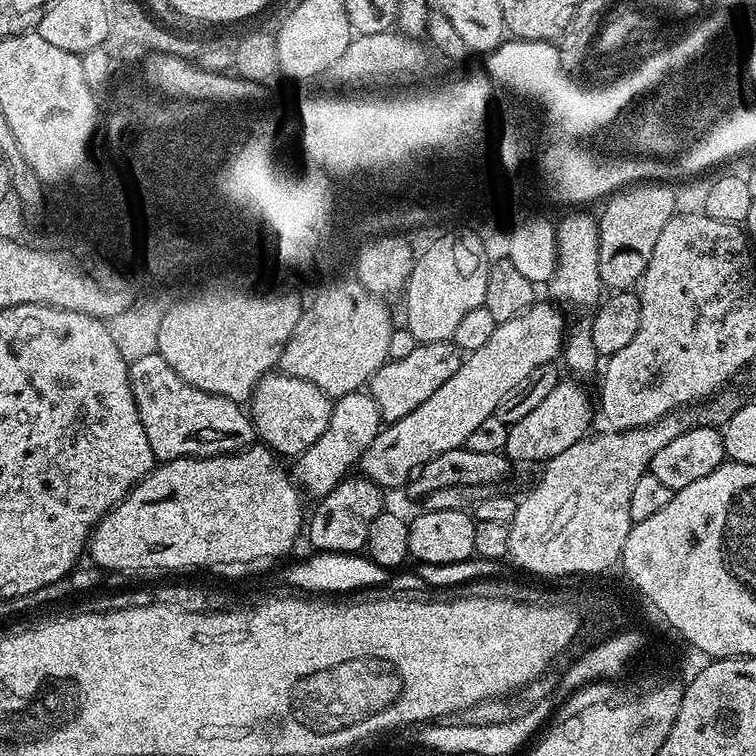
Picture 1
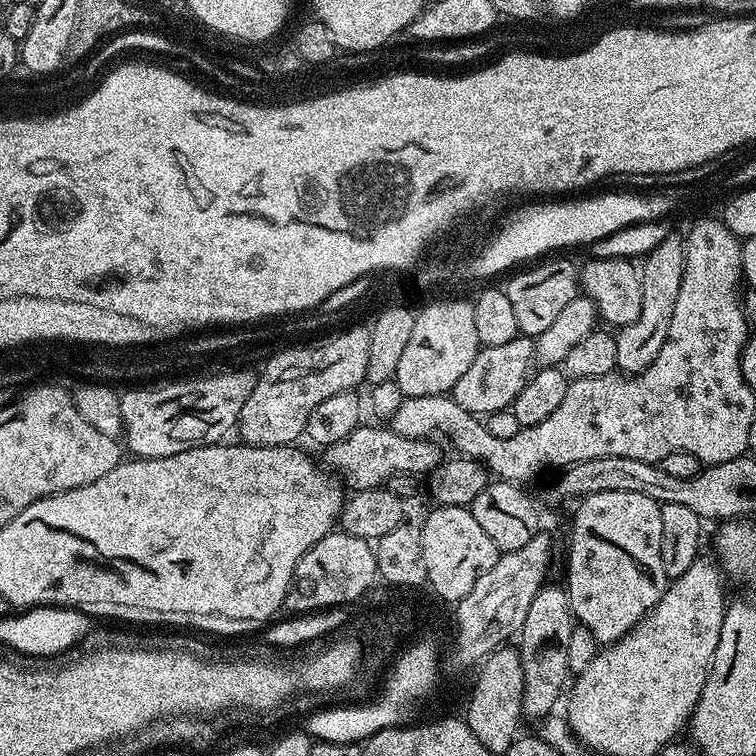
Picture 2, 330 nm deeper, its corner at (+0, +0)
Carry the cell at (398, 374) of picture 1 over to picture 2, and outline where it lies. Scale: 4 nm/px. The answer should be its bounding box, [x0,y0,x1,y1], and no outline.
[451,335,534,418]

